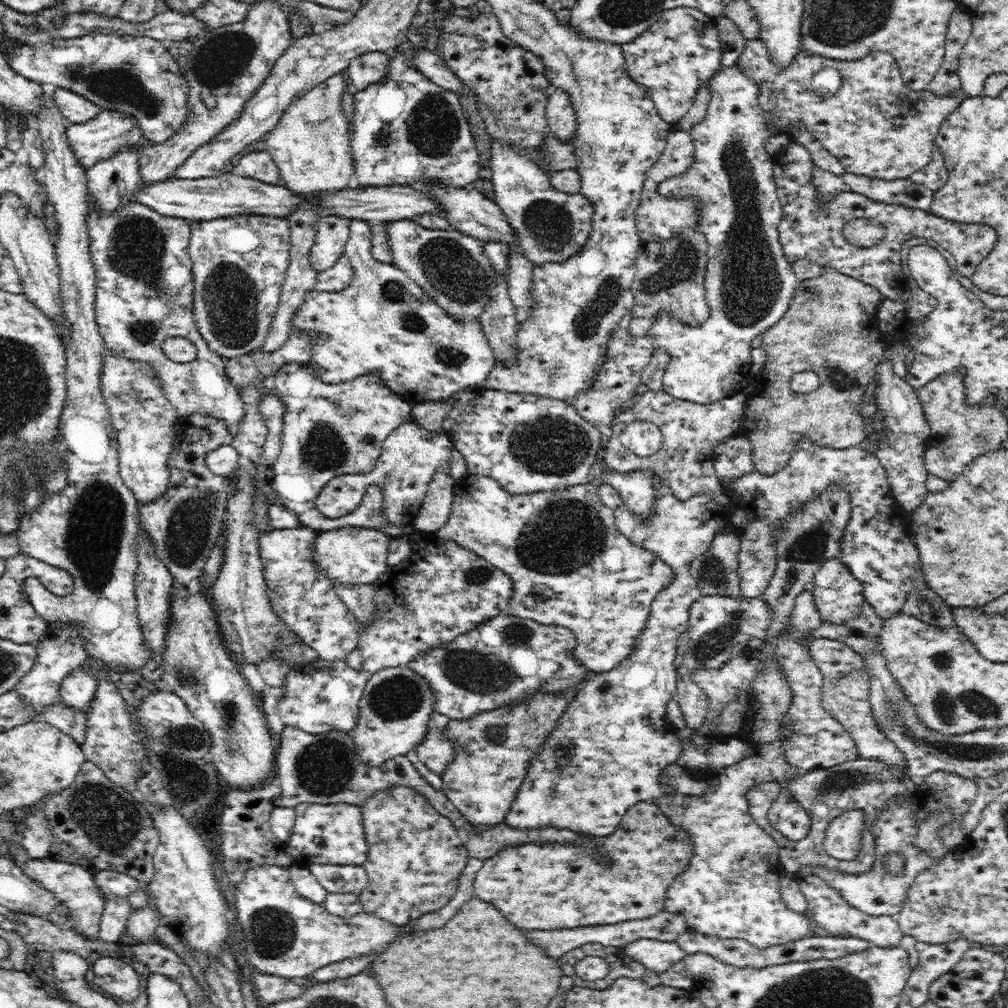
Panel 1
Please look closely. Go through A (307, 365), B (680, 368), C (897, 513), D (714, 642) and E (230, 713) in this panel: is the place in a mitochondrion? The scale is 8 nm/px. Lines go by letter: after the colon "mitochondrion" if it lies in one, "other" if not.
A: other
B: other
C: other
D: mitochondrion
E: mitochondrion

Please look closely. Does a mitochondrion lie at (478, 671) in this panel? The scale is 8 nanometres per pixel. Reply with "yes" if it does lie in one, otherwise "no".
yes

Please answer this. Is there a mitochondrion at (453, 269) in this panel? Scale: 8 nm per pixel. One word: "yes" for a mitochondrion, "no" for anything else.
yes

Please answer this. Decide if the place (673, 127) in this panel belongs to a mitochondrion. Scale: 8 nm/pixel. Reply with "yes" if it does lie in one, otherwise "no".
no

